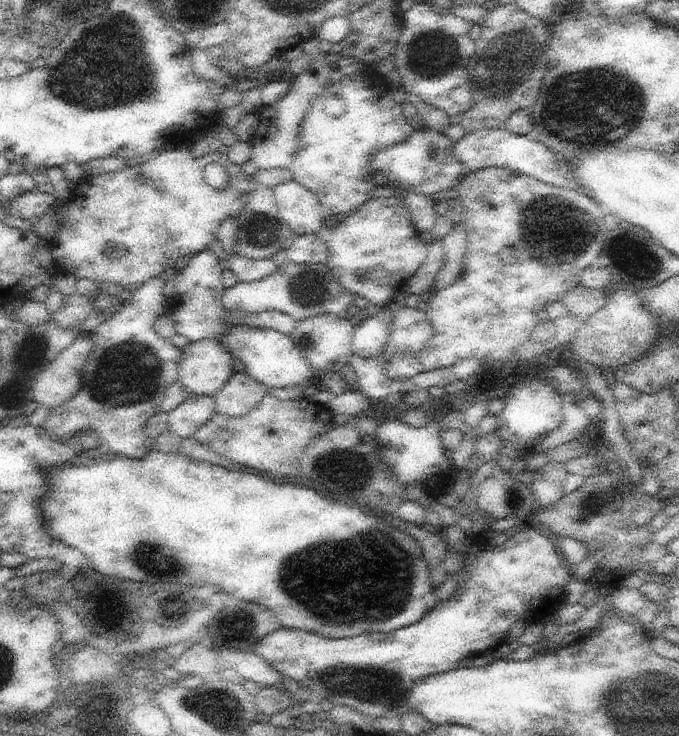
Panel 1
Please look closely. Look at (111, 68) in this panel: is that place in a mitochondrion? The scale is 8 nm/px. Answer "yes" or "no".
yes

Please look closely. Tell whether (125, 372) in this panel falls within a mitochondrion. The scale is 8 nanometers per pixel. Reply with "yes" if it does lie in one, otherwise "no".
yes

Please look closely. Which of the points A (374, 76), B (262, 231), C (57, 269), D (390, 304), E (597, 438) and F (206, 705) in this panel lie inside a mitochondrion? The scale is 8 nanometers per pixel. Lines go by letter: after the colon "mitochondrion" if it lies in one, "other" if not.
A: other
B: mitochondrion
C: other
D: other
E: other
F: mitochondrion

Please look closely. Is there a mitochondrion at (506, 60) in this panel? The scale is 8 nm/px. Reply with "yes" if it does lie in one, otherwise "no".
yes

